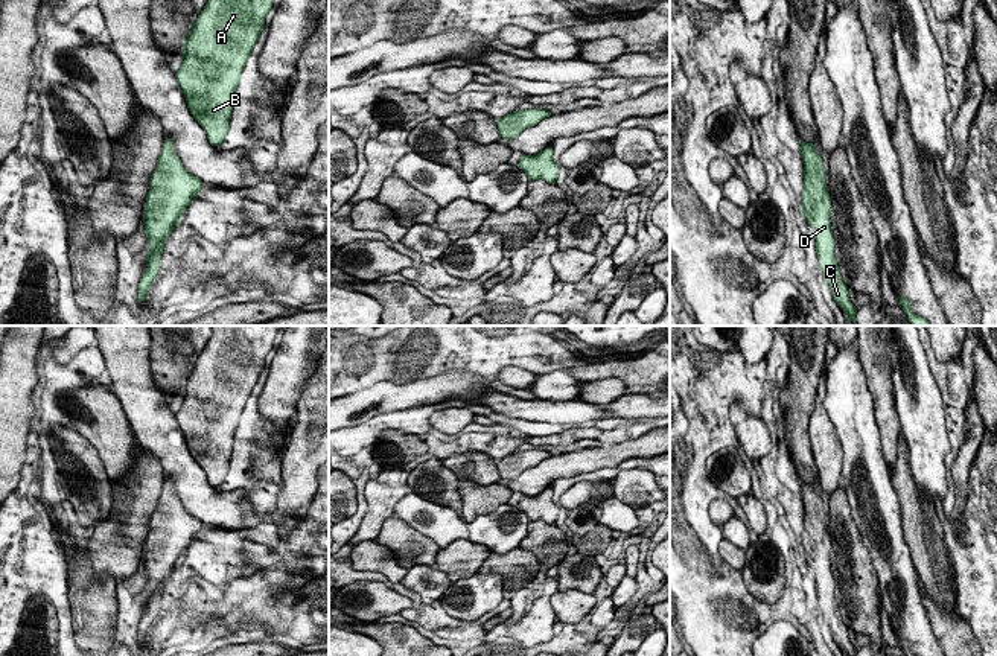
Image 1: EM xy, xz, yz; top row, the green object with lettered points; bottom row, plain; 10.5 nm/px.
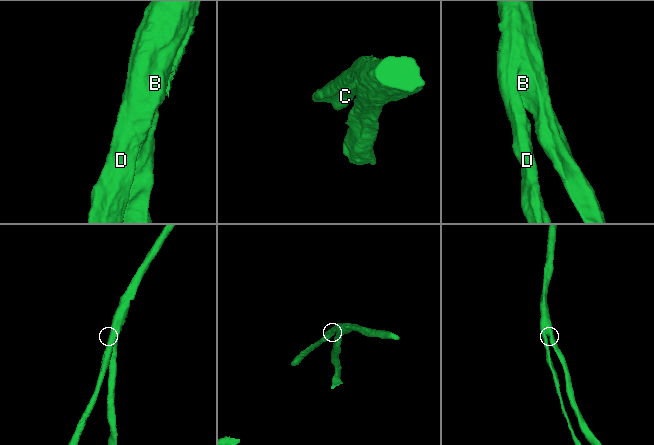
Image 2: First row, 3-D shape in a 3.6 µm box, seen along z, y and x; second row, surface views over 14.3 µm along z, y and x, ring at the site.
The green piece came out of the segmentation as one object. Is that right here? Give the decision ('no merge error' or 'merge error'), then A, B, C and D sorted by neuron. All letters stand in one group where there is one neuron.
no merge error; A B C D

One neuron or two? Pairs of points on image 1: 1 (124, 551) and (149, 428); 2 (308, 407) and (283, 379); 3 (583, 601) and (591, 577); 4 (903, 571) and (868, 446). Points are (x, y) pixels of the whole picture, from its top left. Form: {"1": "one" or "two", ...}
{"1": "two", "2": "two", "3": "two", "4": "one"}

